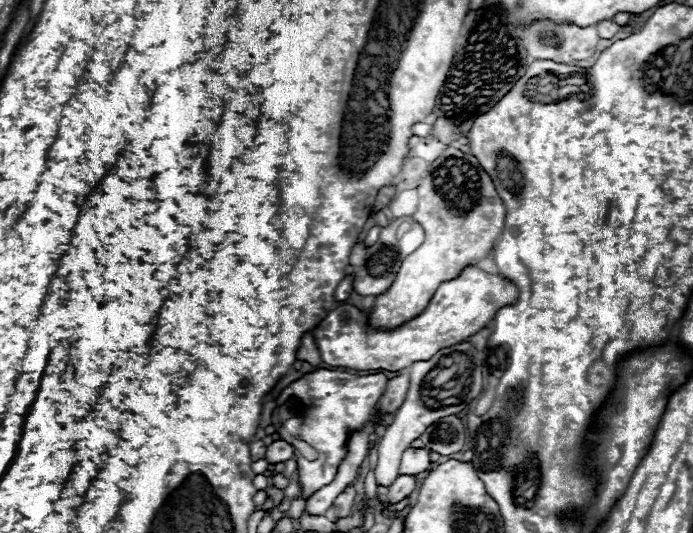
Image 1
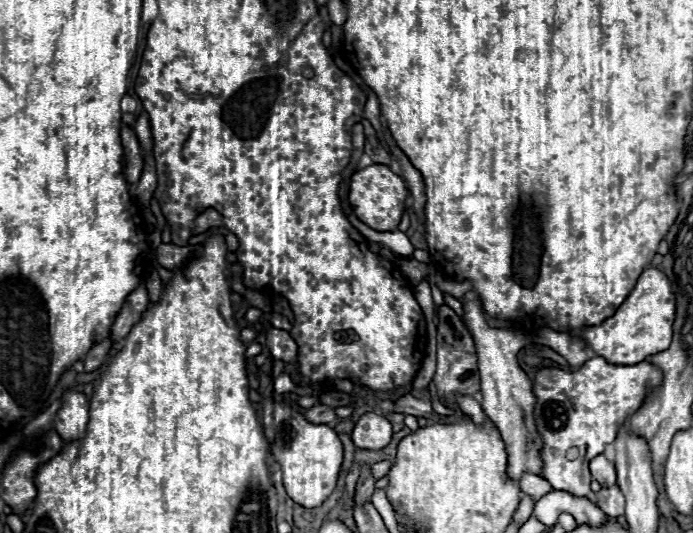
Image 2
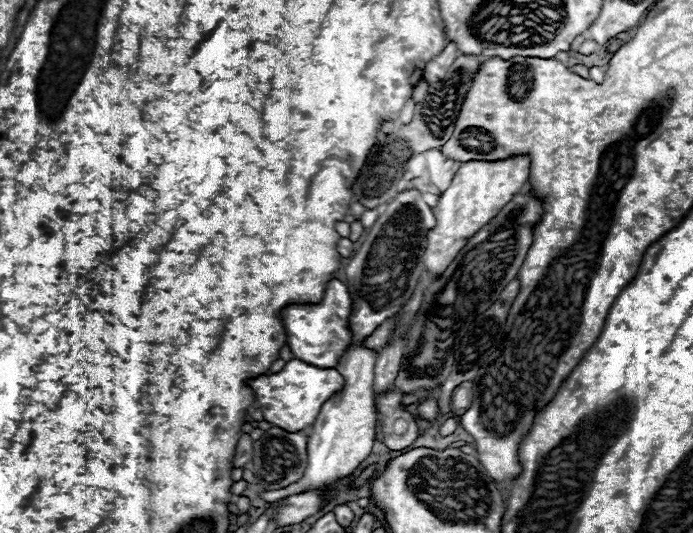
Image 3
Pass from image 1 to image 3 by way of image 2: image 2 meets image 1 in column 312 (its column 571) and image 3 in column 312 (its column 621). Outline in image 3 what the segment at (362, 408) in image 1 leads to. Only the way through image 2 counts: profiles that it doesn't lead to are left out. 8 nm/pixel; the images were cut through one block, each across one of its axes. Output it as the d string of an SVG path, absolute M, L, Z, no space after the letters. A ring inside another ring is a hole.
M290 360L276 374L262 374L250 382L256 402L264 412L264 420L290 432L306 430L314 424L322 404L344 388L344 378L334 368L318 368L302 360Z

